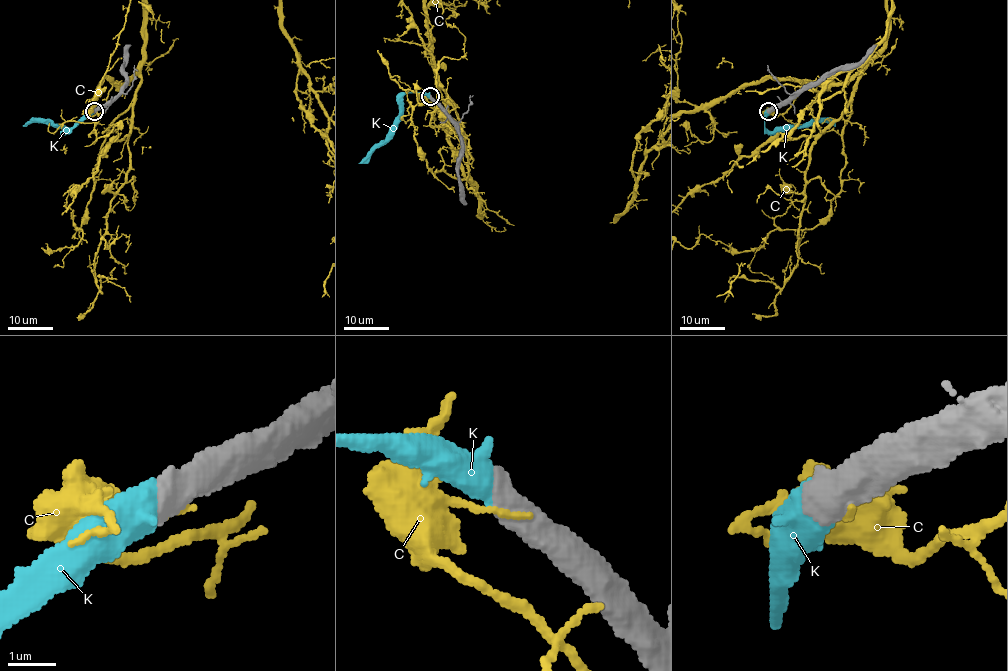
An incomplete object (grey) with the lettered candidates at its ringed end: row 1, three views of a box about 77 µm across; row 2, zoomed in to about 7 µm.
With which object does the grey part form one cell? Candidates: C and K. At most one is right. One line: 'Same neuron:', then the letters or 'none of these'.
Same neuron: K

